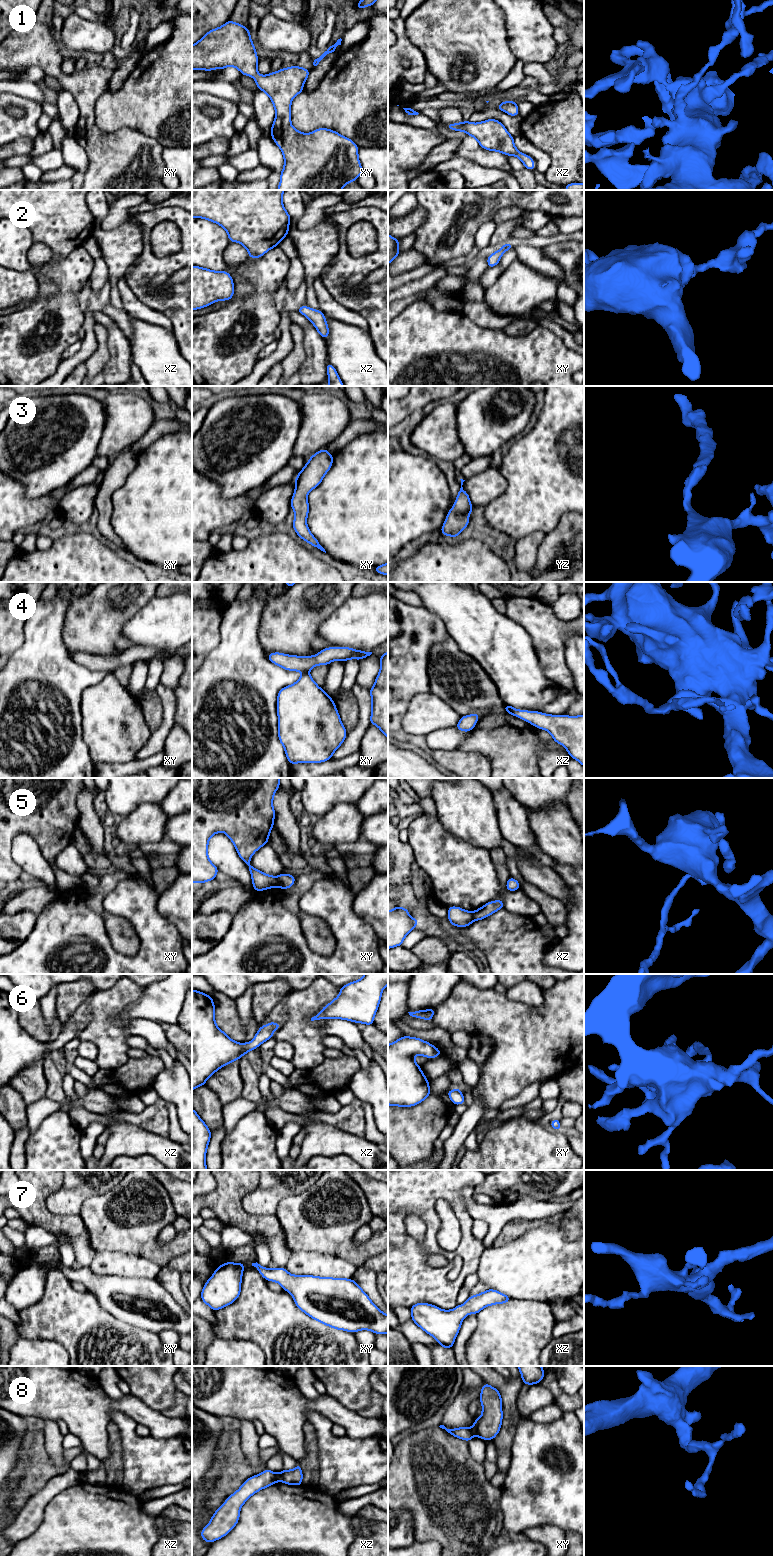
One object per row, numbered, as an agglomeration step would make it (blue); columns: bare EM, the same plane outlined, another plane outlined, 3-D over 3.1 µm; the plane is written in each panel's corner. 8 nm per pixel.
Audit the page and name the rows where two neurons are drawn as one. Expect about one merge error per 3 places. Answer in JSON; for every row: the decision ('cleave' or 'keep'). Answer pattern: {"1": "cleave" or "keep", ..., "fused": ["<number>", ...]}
{"1": "keep", "2": "keep", "3": "keep", "4": "keep", "5": "cleave", "6": "keep", "7": "keep", "8": "cleave", "fused": ["5", "8"]}

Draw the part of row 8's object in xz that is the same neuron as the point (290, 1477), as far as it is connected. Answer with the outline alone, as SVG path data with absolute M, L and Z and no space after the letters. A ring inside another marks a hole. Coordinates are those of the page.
M298 1464L292 1470L282 1470L278 1473L278 1480L287 1485L297 1485L301 1486L303 1479L301 1465Z

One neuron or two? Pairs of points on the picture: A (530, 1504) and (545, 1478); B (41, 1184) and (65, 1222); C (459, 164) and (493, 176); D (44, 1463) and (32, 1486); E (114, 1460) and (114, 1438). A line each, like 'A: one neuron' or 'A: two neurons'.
A: one neuron
B: one neuron
C: one neuron
D: one neuron
E: one neuron

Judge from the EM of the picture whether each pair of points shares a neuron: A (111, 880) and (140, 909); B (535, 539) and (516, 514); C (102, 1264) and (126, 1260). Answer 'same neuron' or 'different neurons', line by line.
A: different neurons
B: different neurons
C: same neuron

